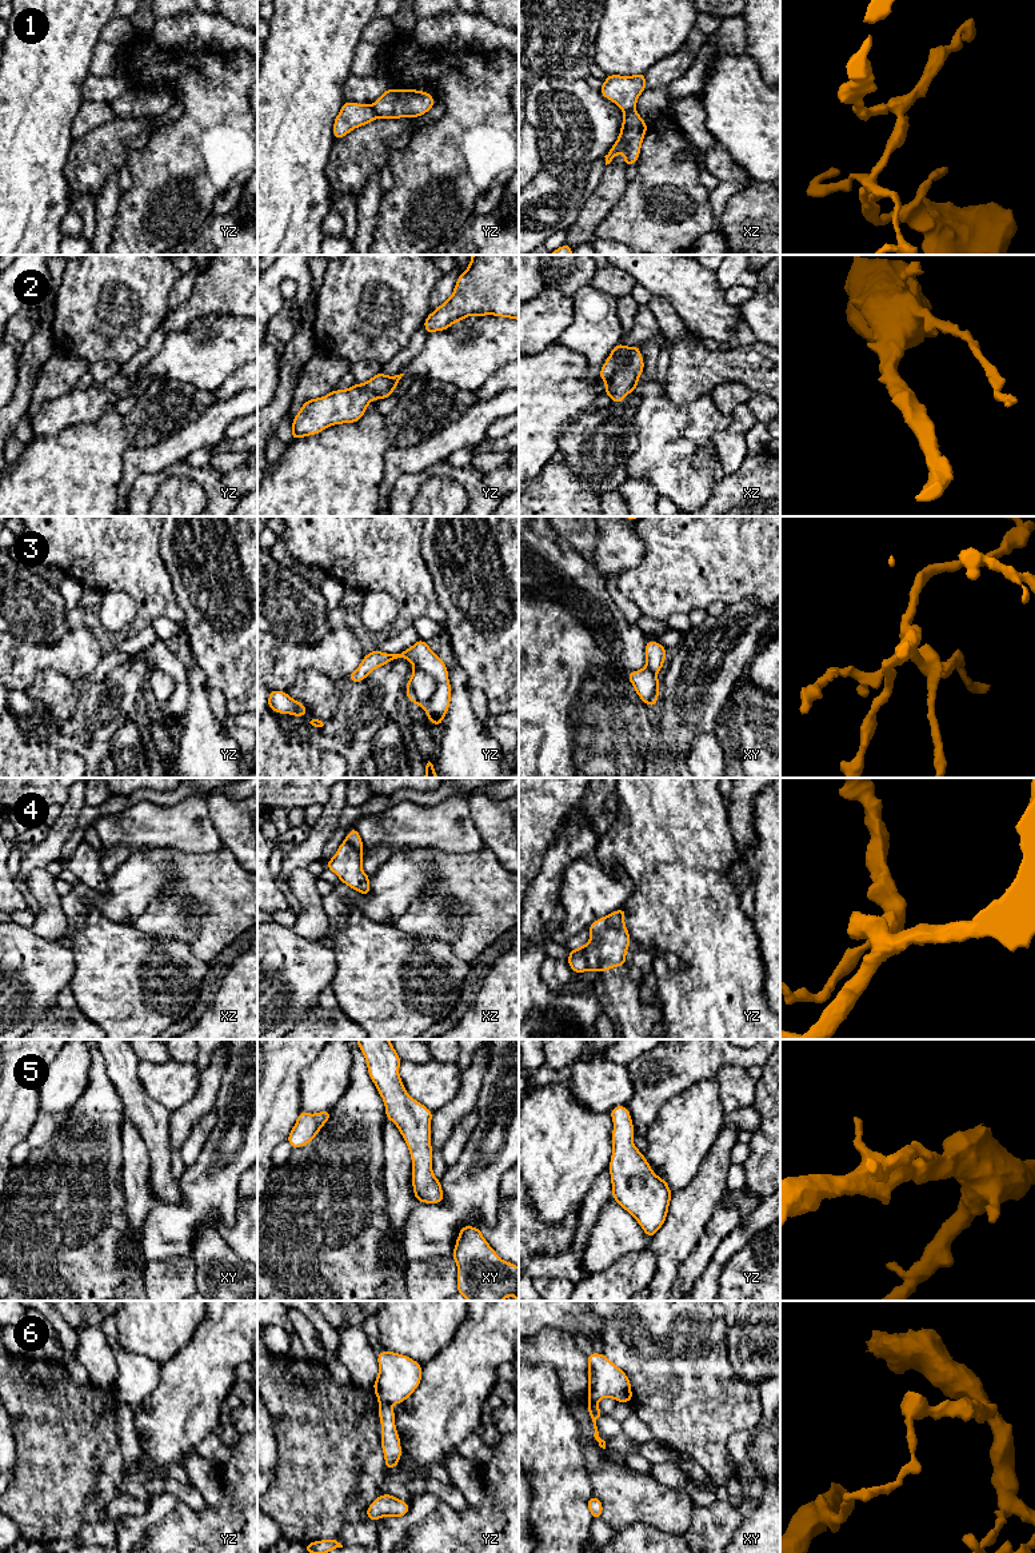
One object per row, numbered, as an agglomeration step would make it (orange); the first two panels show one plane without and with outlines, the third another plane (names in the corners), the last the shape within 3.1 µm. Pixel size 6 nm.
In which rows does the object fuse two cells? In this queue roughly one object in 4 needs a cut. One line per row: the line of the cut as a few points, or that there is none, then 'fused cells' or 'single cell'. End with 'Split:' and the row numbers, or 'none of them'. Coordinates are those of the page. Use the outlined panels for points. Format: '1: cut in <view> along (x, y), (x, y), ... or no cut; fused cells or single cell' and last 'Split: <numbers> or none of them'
1: cut in yz along (372, 106), (376, 116); fused cells
2: no cut; single cell
3: cut in yz along (414, 669), (426, 671), (435, 682), (435, 691), (423, 706); fused cells
4: cut in yz along (584, 946), (587, 969); fused cells
5: no cut; single cell
6: cut in yz along (379, 1401), (386, 1401), (390, 1405); fused cells
Split: 1, 3, 4, 6

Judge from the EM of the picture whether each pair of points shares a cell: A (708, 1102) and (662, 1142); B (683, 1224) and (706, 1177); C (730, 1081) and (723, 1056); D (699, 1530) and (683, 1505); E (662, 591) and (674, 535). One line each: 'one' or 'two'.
A: one
B: one
C: two
D: two
E: one

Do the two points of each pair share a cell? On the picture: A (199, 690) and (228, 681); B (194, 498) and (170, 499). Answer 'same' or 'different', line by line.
A: different
B: same

